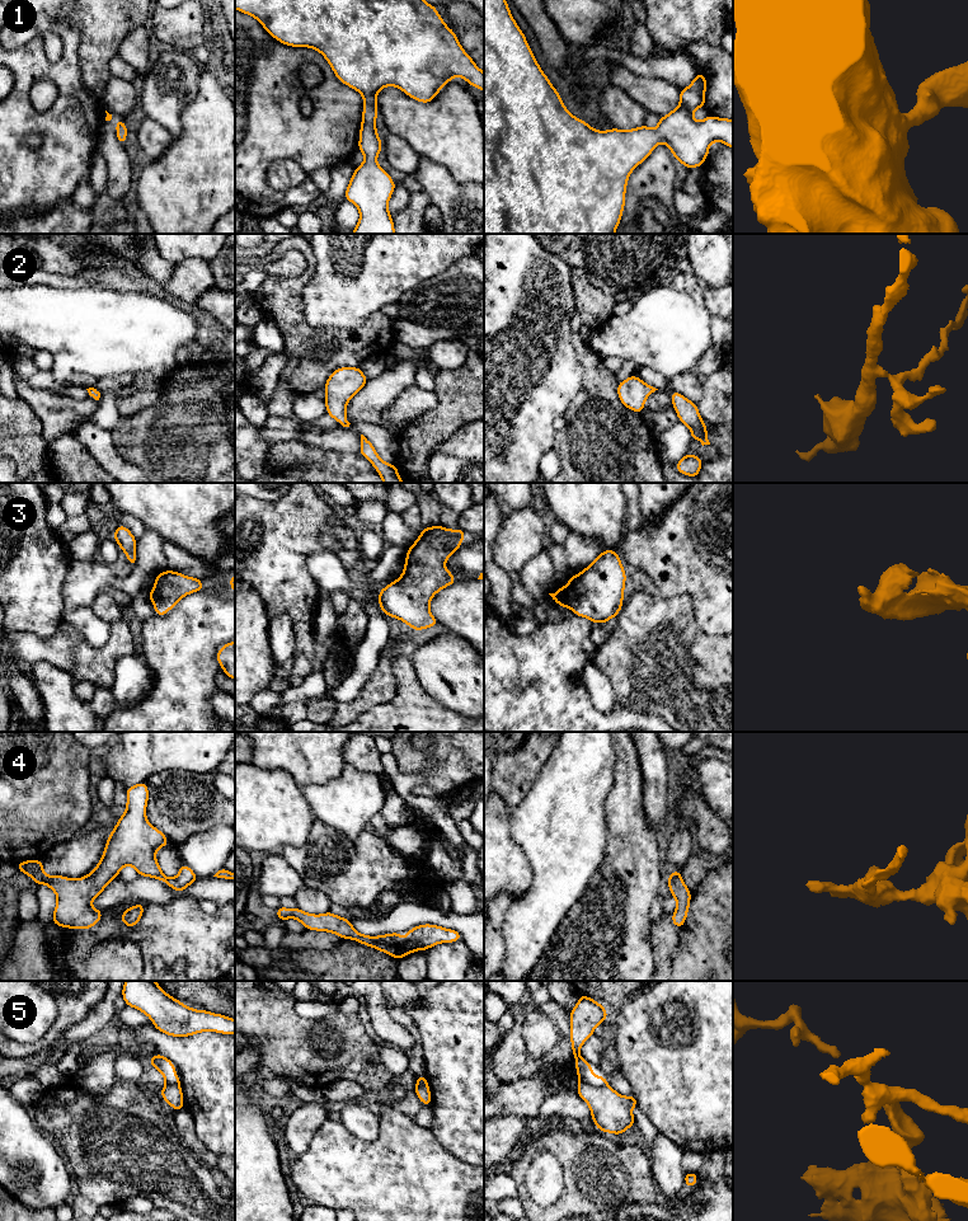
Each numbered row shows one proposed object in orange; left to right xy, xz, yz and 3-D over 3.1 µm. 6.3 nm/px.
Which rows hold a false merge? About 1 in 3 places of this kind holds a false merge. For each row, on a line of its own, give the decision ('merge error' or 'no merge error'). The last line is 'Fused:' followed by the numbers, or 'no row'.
1: no merge error
2: no merge error
3: no merge error
4: no merge error
5: merge error
Fused: 5

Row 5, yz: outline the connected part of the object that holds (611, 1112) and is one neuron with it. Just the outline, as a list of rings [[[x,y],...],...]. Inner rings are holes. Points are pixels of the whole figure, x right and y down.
[[[579,1081],[577,1093],[591,1108],[600,1131],[621,1135],[635,1124],[631,1108],[639,1105],[634,1095],[622,1096],[608,1085],[597,1088],[583,1081]]]

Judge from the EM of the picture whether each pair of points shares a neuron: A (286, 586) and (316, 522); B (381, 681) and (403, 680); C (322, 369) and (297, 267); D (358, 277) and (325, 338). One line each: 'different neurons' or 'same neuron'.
A: same neuron
B: different neurons
C: different neurons
D: different neurons

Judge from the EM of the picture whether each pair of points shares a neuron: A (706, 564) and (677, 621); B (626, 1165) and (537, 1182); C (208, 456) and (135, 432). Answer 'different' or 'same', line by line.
A: different
B: different
C: same

